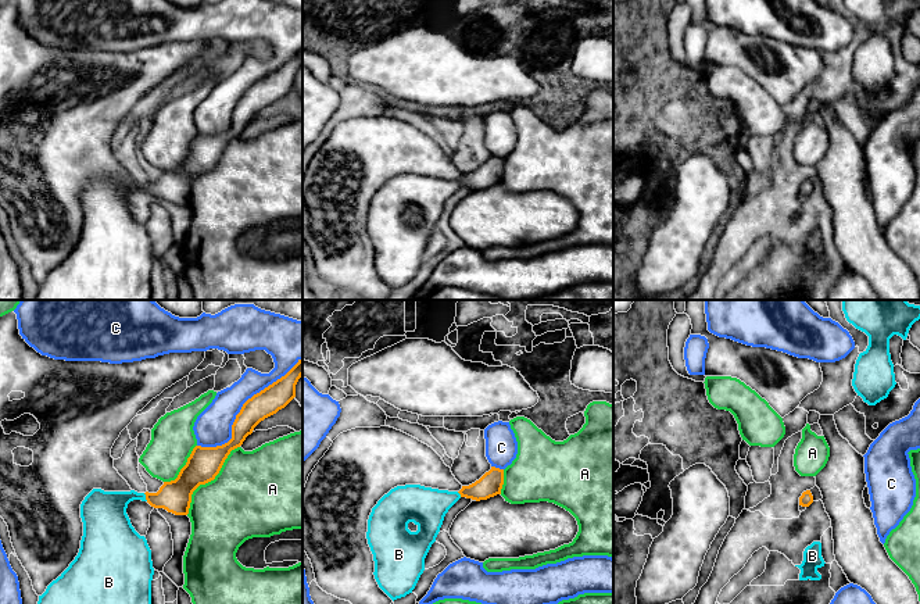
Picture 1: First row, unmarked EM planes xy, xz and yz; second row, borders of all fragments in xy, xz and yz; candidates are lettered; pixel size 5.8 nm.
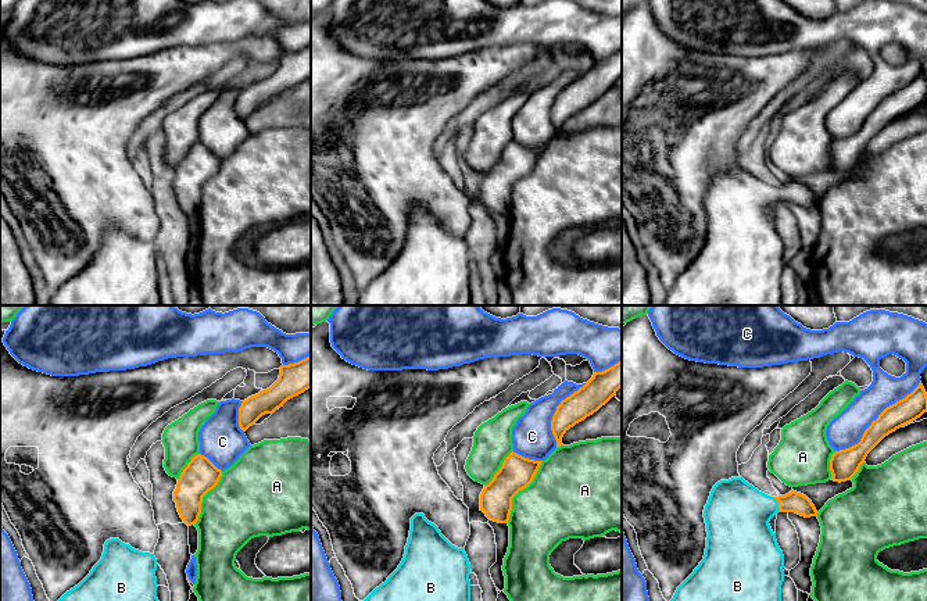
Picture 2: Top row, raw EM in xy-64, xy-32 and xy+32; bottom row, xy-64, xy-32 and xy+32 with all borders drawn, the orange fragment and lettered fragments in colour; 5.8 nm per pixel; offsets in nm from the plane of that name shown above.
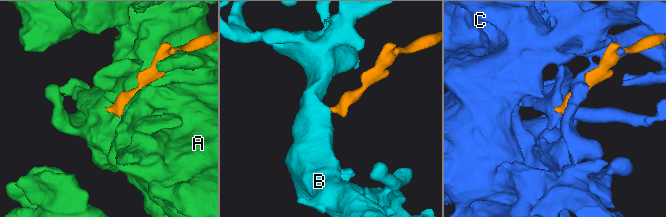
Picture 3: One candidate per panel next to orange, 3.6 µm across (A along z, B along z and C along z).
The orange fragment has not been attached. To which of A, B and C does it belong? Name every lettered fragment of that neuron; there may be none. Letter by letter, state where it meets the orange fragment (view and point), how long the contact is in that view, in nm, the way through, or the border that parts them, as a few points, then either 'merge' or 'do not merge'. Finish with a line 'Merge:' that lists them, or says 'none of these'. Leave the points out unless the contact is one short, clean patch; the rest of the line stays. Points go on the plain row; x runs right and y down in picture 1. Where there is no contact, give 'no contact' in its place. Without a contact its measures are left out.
A: xy (210, 170) | 500 nm | do not merge
B: xy (146, 186) | 50 nm | across xy (175, 185), (146, 186), (126, 185), (106, 200) | merge
C: xy (242, 97) | 800 nm | do not merge
Merge: B

